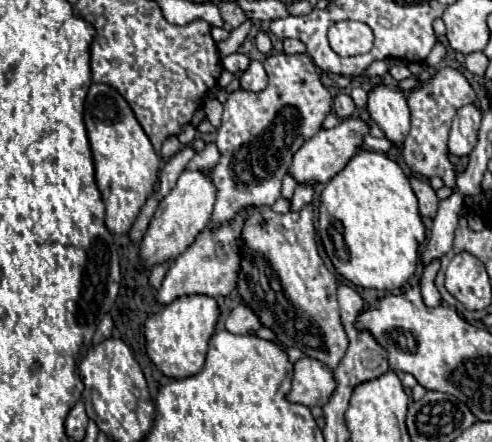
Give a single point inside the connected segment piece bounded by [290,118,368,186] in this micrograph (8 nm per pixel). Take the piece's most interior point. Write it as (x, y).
(324, 155)

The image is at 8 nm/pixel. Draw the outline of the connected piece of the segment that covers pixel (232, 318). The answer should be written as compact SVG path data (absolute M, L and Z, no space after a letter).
M246 304L234 308L226 318L226 330L232 334L254 334L258 328L260 328L260 320Z

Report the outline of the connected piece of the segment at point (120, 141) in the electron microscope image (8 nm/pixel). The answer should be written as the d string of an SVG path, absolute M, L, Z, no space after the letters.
M92 84L84 106L84 124L94 158L96 184L106 206L106 228L112 234L128 234L158 180L160 156L130 110L128 102L106 84Z

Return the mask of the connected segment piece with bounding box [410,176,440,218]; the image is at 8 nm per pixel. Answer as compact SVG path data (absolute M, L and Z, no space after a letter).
M412 176L412 190L418 198L418 206L420 206L420 214L426 216L426 218L434 218L436 216L436 210L438 210L438 196L436 192L432 190L432 186L428 184L428 180L422 180L418 176Z

